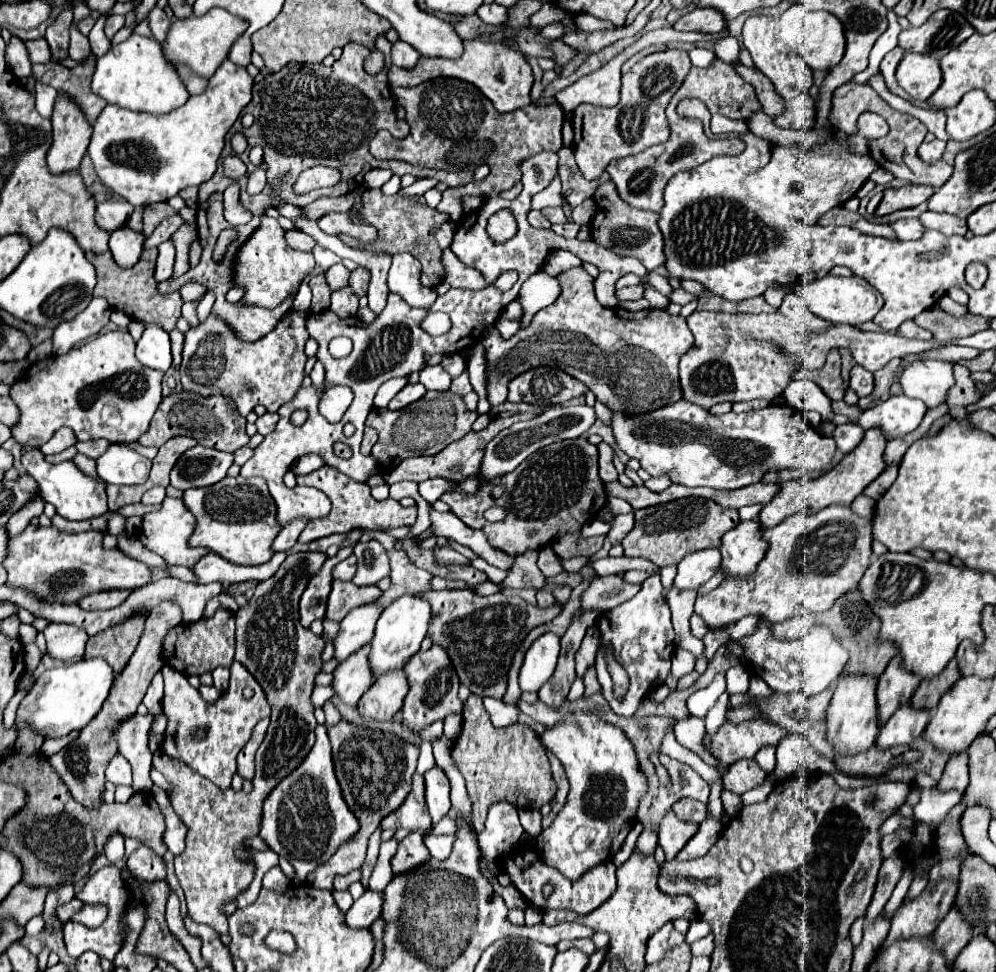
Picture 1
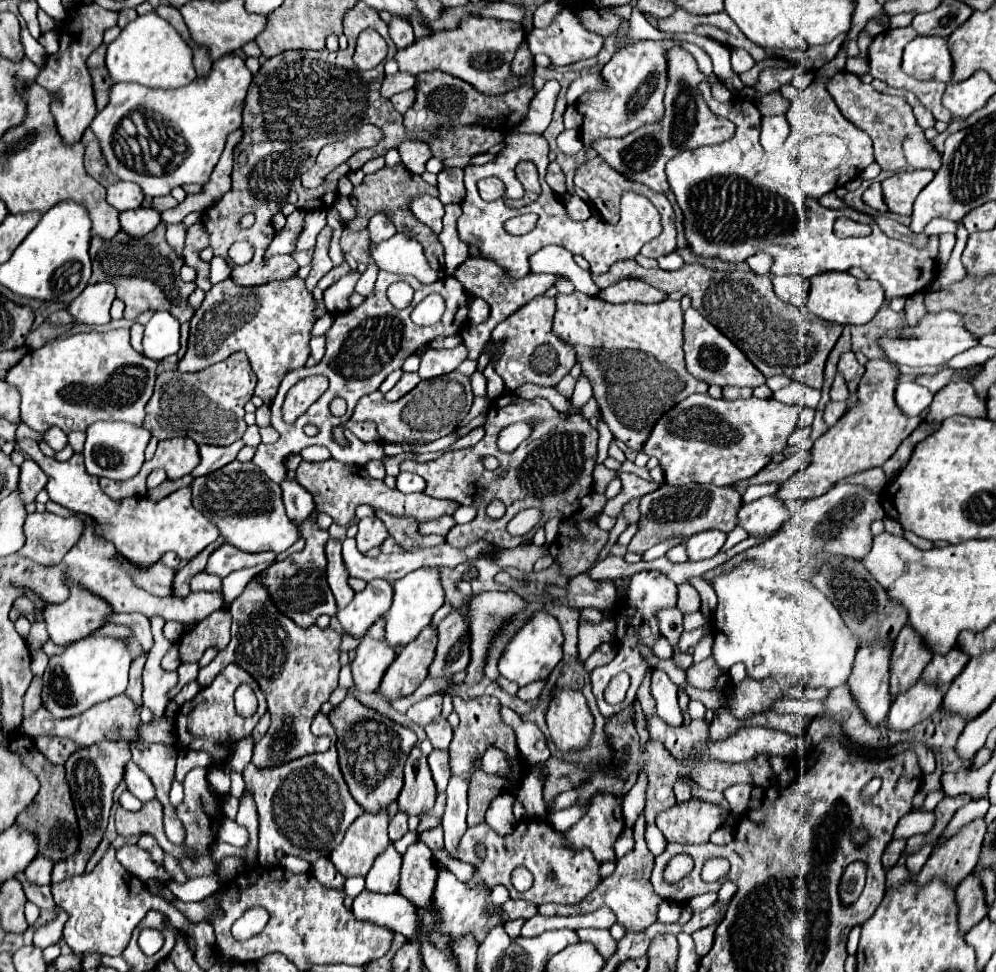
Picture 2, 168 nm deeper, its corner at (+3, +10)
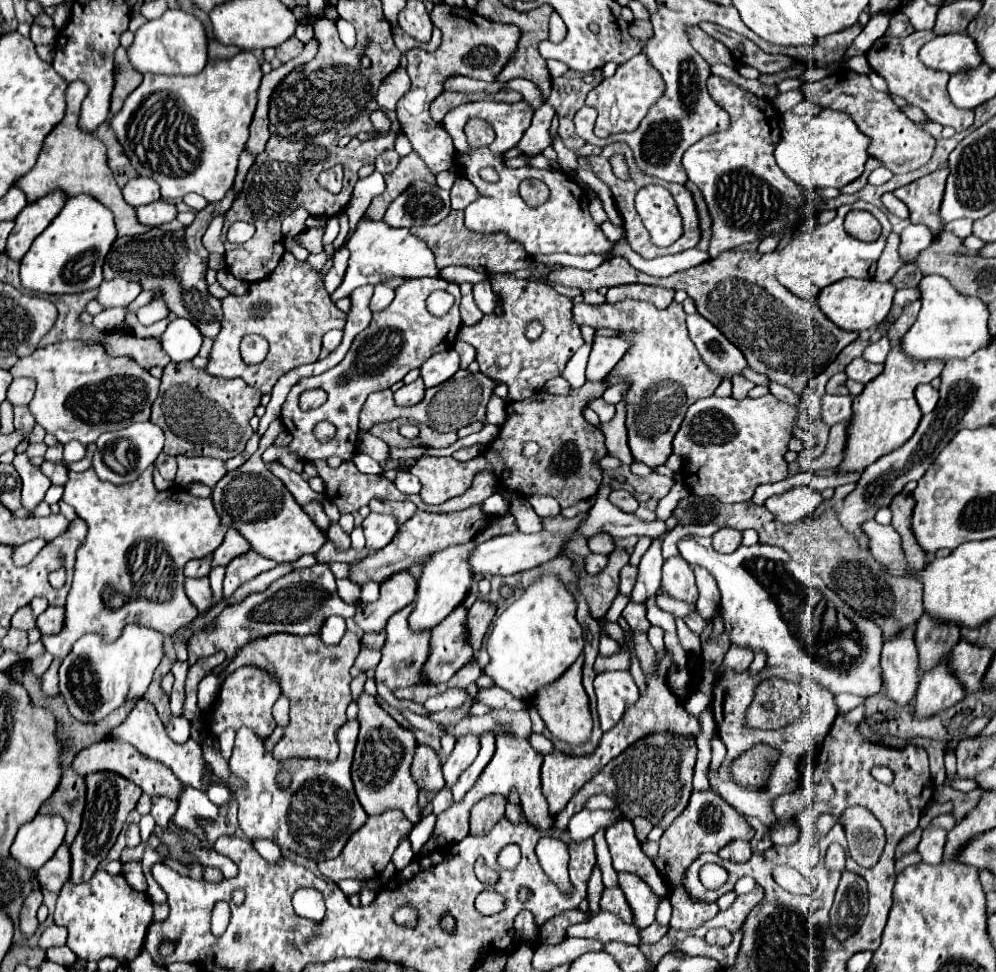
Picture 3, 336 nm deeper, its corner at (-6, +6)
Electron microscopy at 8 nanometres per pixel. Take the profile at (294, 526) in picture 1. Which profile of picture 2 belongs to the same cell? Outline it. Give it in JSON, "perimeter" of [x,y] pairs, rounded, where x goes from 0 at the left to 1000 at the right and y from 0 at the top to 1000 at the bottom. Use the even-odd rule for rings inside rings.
{"perimeter":[[[286,494],[282,502],[284,502],[284,516],[286,516],[288,531],[296,541],[302,541],[314,525],[312,508],[304,504],[304,500],[300,500],[296,494]]]}

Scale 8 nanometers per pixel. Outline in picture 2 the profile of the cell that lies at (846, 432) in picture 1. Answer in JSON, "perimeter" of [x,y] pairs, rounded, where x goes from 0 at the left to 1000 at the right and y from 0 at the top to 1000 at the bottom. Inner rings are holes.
{"perimeter":[[[832,414],[826,432],[830,434],[830,438],[838,438],[848,424],[850,424],[850,414]]]}

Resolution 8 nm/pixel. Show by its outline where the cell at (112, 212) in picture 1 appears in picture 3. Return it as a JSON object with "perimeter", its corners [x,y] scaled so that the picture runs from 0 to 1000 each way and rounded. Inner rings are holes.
{"perimeter":[[[137,181],[137,183],[133,183],[124,191],[122,200],[124,200],[124,206],[129,210],[133,210],[135,214],[139,214],[143,210],[151,210],[151,208],[161,206],[161,191],[153,183]]]}

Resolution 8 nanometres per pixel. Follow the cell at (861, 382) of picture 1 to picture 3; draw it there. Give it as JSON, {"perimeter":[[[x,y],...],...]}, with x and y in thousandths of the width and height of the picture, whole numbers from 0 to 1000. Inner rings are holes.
{"perimeter":[[[857,368],[851,377],[849,377],[849,385],[851,389],[859,391],[859,393],[865,393],[865,395],[871,395],[876,389],[880,389],[884,383],[888,381],[888,374],[873,374],[873,372],[867,372],[865,368]]]}

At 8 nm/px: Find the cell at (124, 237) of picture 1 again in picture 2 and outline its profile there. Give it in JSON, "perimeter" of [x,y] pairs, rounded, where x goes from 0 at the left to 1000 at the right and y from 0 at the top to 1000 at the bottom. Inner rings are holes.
{"perimeter":[[[136,214],[136,216],[126,216],[119,220],[121,239],[134,245],[146,243],[152,237],[156,237],[160,226],[162,226],[160,218],[156,218],[154,214]]]}

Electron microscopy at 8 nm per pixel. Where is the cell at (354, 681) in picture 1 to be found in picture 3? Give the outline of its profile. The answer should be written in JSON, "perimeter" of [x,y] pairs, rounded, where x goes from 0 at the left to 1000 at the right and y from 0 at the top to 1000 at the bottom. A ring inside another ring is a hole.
{"perimeter":[[[412,621],[410,626],[402,628],[398,634],[394,634],[390,638],[390,644],[388,644],[390,660],[384,667],[384,679],[382,679],[382,683],[378,687],[378,700],[386,702],[392,710],[418,706],[418,704],[426,702],[424,689],[426,689],[426,683],[428,683],[428,679],[432,675],[432,648],[416,650],[410,644],[410,634],[412,634],[414,628],[416,628],[416,621]]]}

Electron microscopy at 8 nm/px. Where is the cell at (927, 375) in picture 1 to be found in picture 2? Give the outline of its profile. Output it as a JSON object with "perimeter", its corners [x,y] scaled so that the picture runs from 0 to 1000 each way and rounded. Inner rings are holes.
{"perimeter":[[[943,321],[943,323],[931,323],[927,329],[915,337],[905,337],[901,342],[891,342],[889,348],[883,348],[883,354],[887,356],[891,368],[911,374],[915,379],[925,379],[925,377],[943,377],[951,374],[957,366],[973,360],[975,356],[981,356],[981,348],[969,340],[967,329],[959,321]]]}

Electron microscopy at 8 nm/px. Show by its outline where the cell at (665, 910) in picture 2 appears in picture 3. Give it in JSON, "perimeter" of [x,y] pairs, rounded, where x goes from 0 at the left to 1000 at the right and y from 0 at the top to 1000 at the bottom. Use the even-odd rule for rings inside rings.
{"perimeter":[[[667,924],[667,926],[663,928],[661,936],[659,936],[659,949],[661,949],[661,951],[667,951],[667,953],[671,953],[671,949],[673,949],[673,942],[675,942],[675,932],[673,932],[671,924]]]}

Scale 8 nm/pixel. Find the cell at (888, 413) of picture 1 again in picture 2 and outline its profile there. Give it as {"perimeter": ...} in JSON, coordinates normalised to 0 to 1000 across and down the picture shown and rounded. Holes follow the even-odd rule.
{"perimeter":[[[907,393],[899,401],[899,414],[909,428],[923,428],[937,414],[937,405],[921,393]]]}

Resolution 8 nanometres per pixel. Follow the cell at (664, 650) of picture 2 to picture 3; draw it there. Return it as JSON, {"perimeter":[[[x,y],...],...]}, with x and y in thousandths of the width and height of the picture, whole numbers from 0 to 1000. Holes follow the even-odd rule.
{"perimeter":[[[654,643],[650,650],[650,654],[654,665],[660,672],[668,670],[667,648],[664,645]]]}

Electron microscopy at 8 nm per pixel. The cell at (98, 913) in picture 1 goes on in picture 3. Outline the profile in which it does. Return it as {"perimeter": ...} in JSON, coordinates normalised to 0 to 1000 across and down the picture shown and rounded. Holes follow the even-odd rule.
{"perimeter":[[[48,953],[44,959],[42,959],[42,963],[40,963],[40,975],[42,977],[48,977],[50,973],[64,973],[66,971],[66,957],[62,955],[62,953]]]}

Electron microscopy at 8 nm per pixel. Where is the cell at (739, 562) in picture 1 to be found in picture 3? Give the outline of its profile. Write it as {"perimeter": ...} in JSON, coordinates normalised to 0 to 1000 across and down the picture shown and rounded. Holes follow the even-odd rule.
{"perimeter":[[[801,500],[787,508],[779,508],[769,514],[769,523],[777,529],[779,535],[787,539],[801,537],[809,531],[813,531],[825,516],[823,506],[819,506],[813,500]]]}

